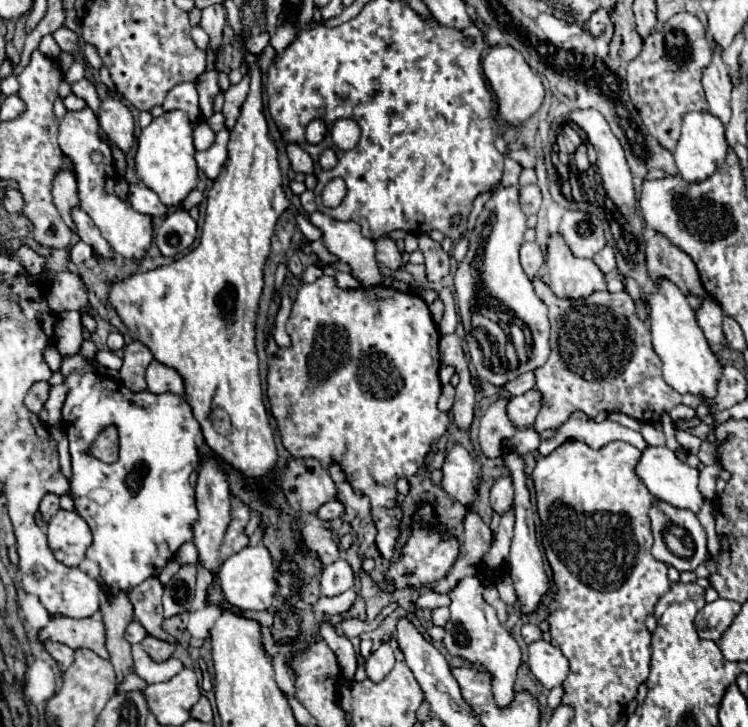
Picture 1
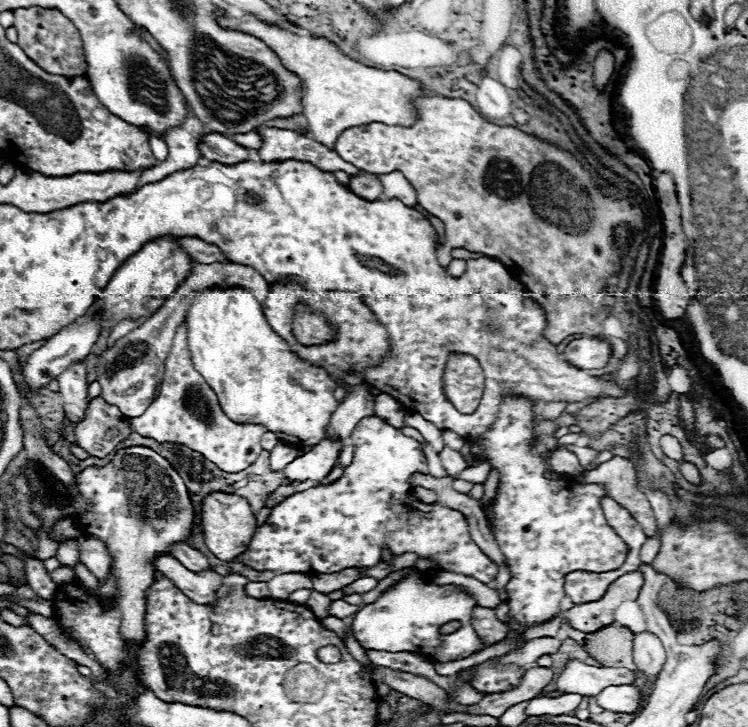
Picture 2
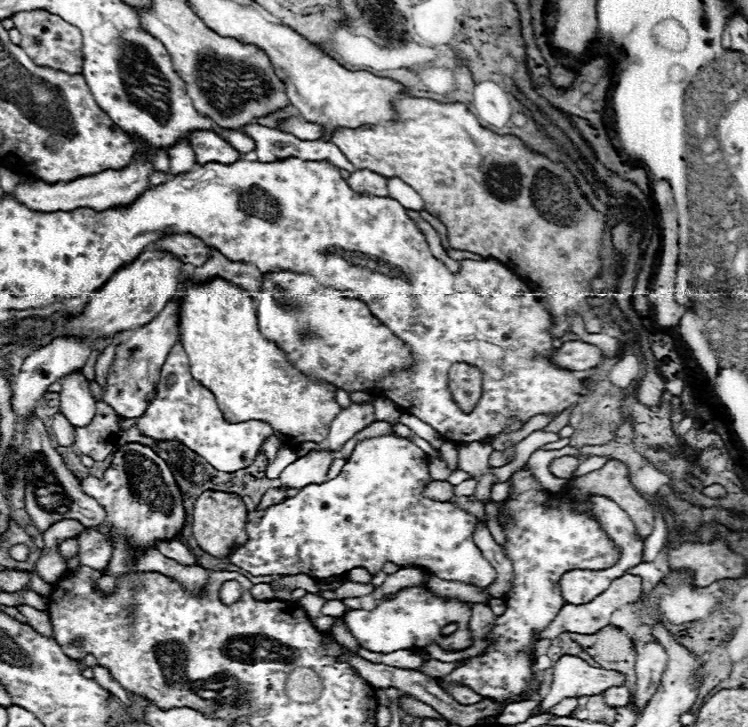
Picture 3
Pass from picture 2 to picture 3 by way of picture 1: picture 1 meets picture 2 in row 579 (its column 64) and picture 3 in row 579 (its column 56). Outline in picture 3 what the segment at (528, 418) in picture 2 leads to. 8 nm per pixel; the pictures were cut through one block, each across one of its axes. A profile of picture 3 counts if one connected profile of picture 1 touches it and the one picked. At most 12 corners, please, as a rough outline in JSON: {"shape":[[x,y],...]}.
{"shape":[[526,466],[502,502],[514,580],[492,646],[442,680],[484,698],[526,692],[536,634],[576,568],[620,548],[590,494],[548,492]]}

